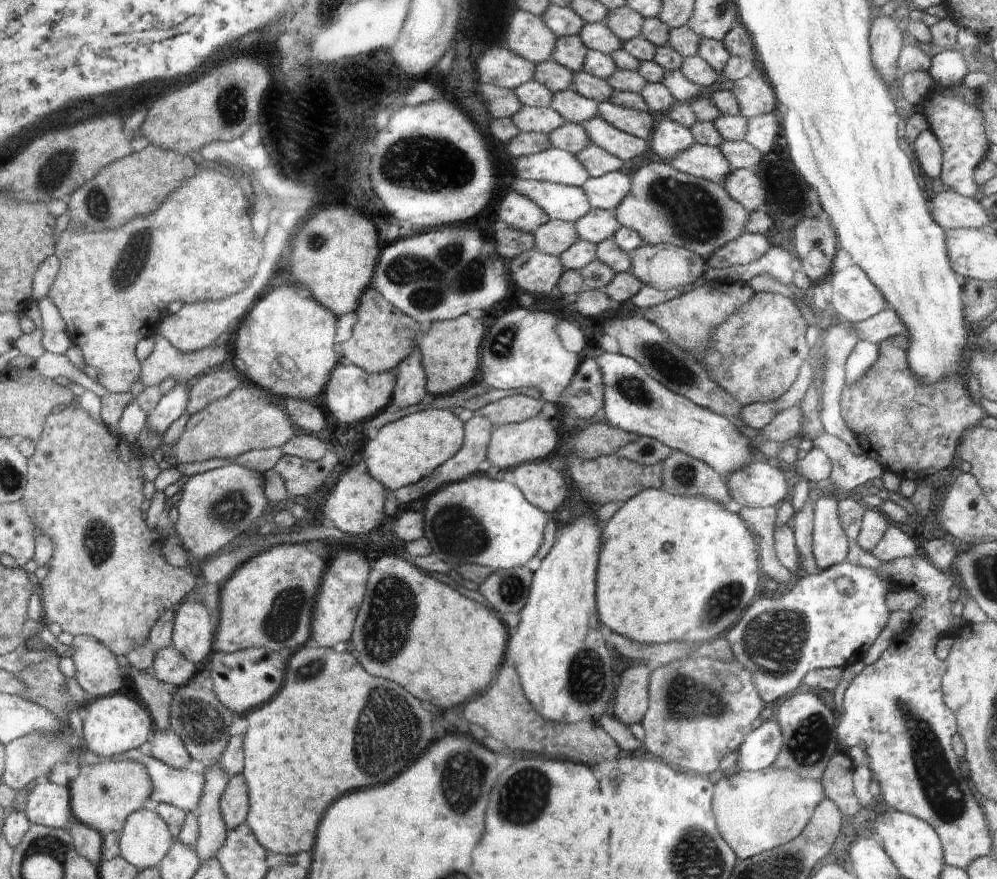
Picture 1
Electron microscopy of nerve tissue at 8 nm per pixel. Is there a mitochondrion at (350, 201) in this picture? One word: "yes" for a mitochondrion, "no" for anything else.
no

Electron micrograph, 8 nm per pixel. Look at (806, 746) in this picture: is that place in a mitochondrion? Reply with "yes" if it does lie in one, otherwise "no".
yes

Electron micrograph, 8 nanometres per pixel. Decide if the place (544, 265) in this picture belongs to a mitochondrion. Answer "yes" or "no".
no

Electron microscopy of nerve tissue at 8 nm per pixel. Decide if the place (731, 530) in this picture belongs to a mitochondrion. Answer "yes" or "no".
no

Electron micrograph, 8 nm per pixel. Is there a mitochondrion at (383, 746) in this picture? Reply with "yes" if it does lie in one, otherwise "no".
yes

